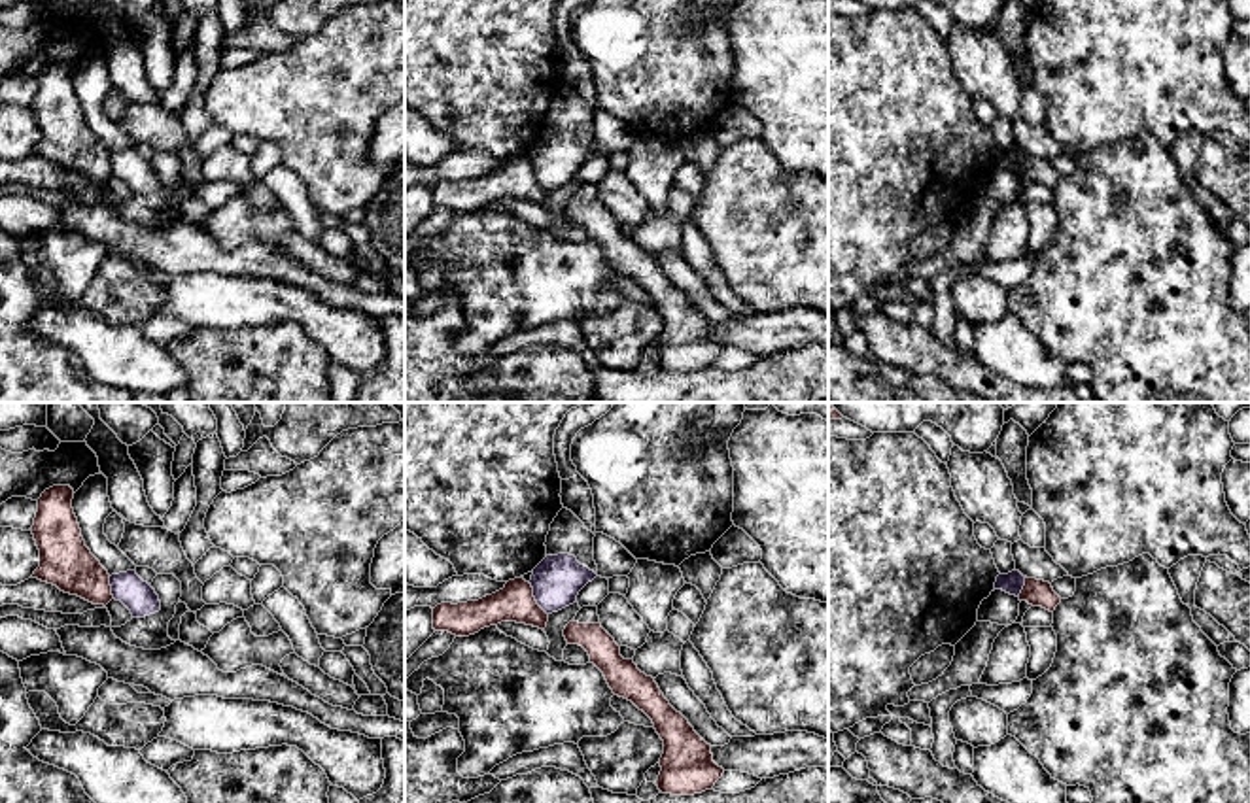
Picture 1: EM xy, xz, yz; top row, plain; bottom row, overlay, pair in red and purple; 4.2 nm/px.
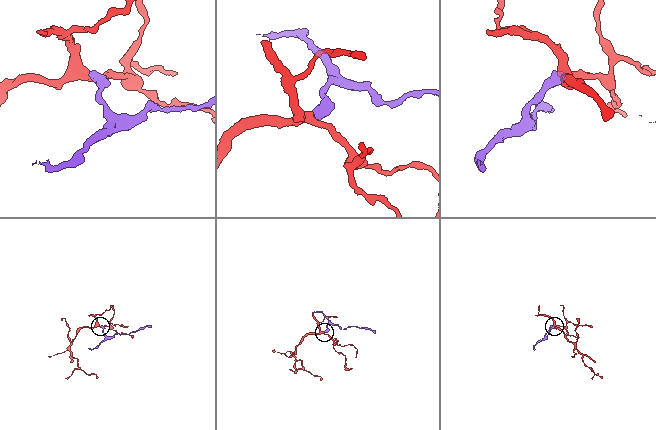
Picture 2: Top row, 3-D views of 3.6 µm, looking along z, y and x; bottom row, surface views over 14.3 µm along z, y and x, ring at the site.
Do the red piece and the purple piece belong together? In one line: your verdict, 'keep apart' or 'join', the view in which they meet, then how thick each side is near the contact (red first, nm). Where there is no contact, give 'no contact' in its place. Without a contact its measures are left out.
keep apart | xz | 160/220 nm

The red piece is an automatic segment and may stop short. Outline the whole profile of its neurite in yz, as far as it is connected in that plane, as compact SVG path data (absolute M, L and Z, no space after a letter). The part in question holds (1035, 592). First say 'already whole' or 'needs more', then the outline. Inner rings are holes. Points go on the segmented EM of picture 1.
already whole | M1027 578L1019 593L1019 601L1027 601L1033 607L1042 607L1050 612L1061 603L1061 597L1053 591L1050 582Z

